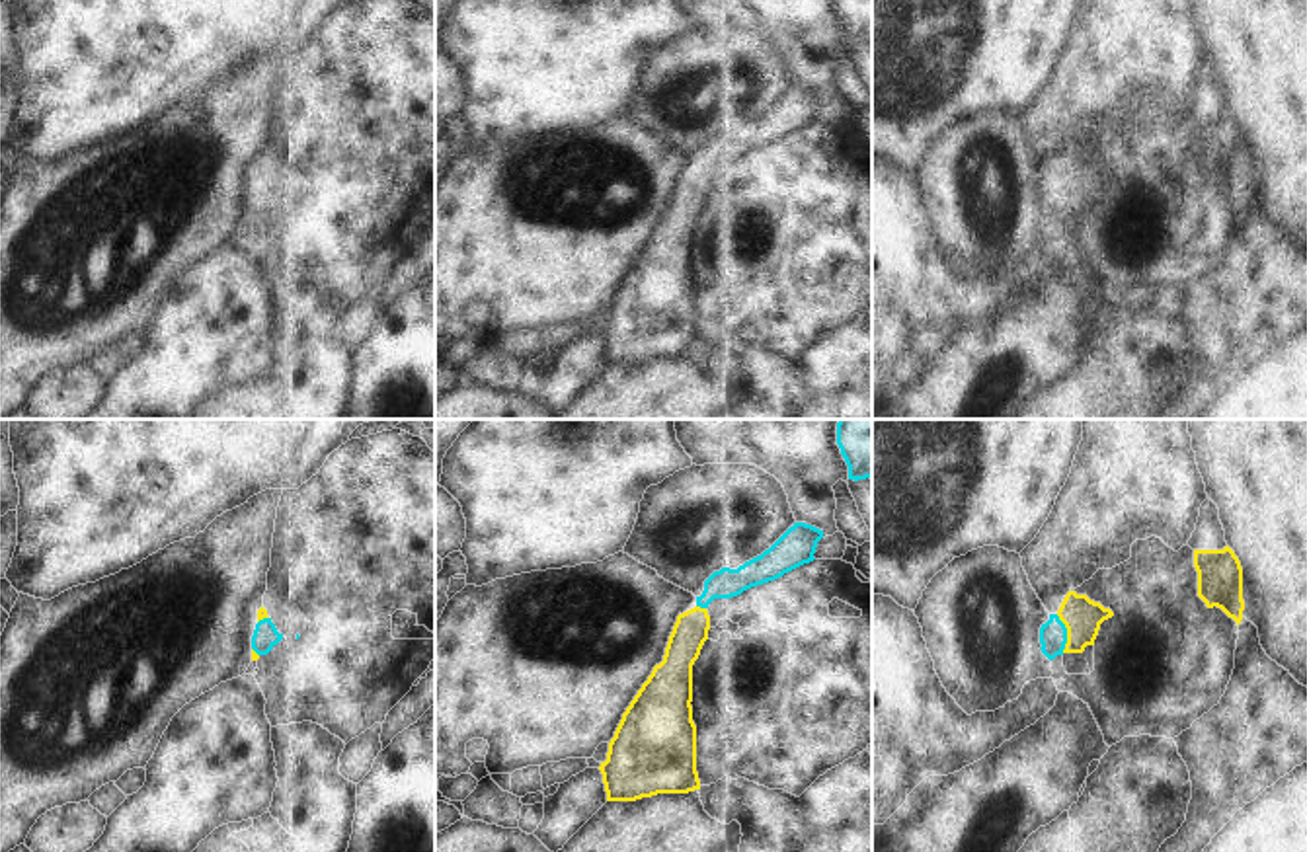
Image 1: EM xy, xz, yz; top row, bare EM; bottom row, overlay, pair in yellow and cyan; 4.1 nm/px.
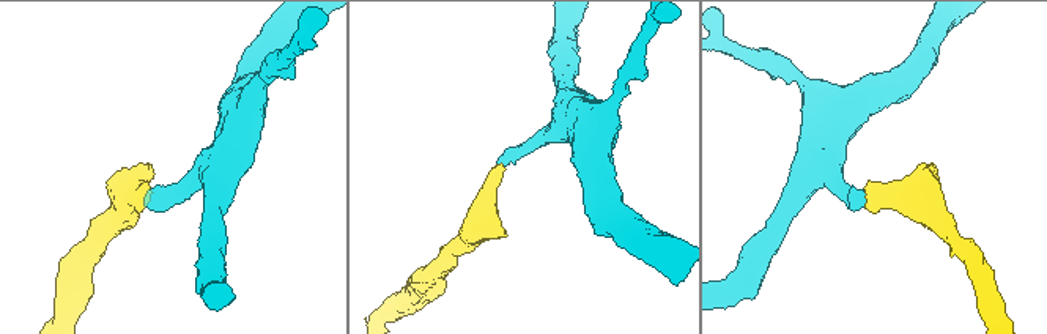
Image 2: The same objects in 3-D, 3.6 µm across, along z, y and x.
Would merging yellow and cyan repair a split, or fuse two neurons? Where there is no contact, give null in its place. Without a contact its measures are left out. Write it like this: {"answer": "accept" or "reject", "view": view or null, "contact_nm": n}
{"answer": "accept", "view": "yz", "contact_nm": 160}

